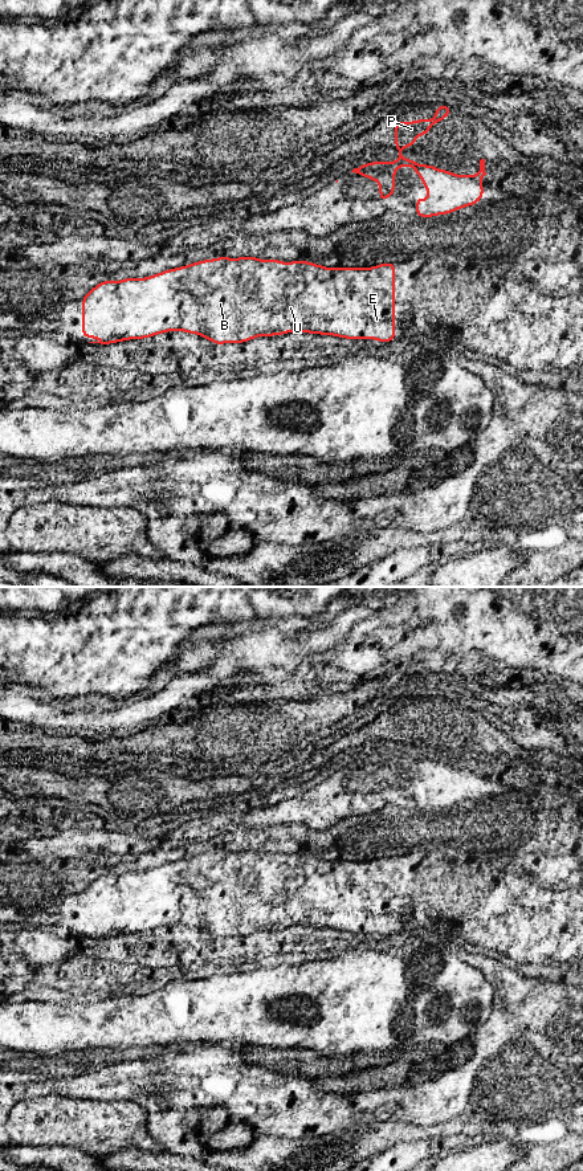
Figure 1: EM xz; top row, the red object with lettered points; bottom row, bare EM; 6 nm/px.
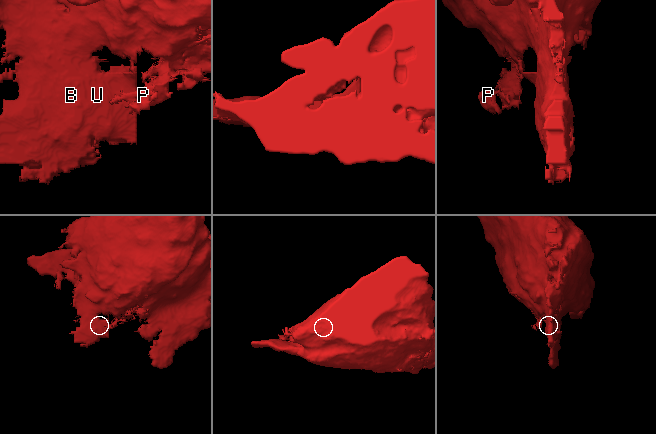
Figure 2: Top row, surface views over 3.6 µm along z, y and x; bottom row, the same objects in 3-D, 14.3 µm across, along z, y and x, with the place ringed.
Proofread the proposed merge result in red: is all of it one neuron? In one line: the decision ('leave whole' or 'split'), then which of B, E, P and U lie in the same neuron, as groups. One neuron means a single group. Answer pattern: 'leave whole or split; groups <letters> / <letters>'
leave whole; groups B E P U

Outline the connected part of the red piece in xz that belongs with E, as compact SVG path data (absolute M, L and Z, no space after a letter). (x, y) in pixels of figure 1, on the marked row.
M216 257L172 270L167 269L146 278L103 281L81 299L82 338L101 339L89 343L111 344L175 330L201 335L215 344L244 343L257 336L282 335L292 331L355 340L395 340L395 262L372 268L325 268L307 261Z

